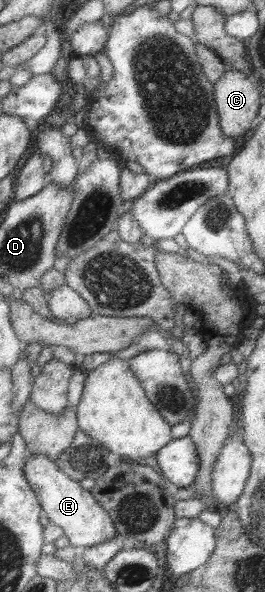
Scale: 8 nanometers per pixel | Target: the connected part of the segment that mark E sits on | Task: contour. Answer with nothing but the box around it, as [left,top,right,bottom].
[21,453,117,551]

